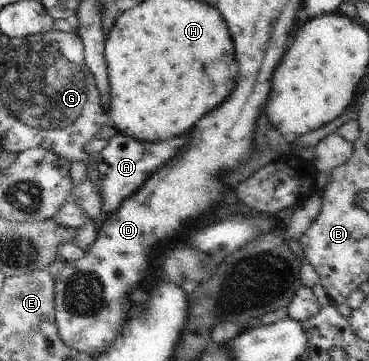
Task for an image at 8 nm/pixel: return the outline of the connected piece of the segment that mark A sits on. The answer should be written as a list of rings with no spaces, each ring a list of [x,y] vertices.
[[[117,133],[109,140],[108,145],[100,152],[95,154],[97,163],[97,172],[99,172],[100,203],[102,204],[102,218],[95,220],[102,222],[103,217],[115,212],[122,205],[125,198],[130,197],[143,182],[157,172],[161,164],[165,164],[169,158],[177,154],[177,150],[185,144],[187,136],[173,138],[161,144],[155,144],[149,141],[138,141]]]

